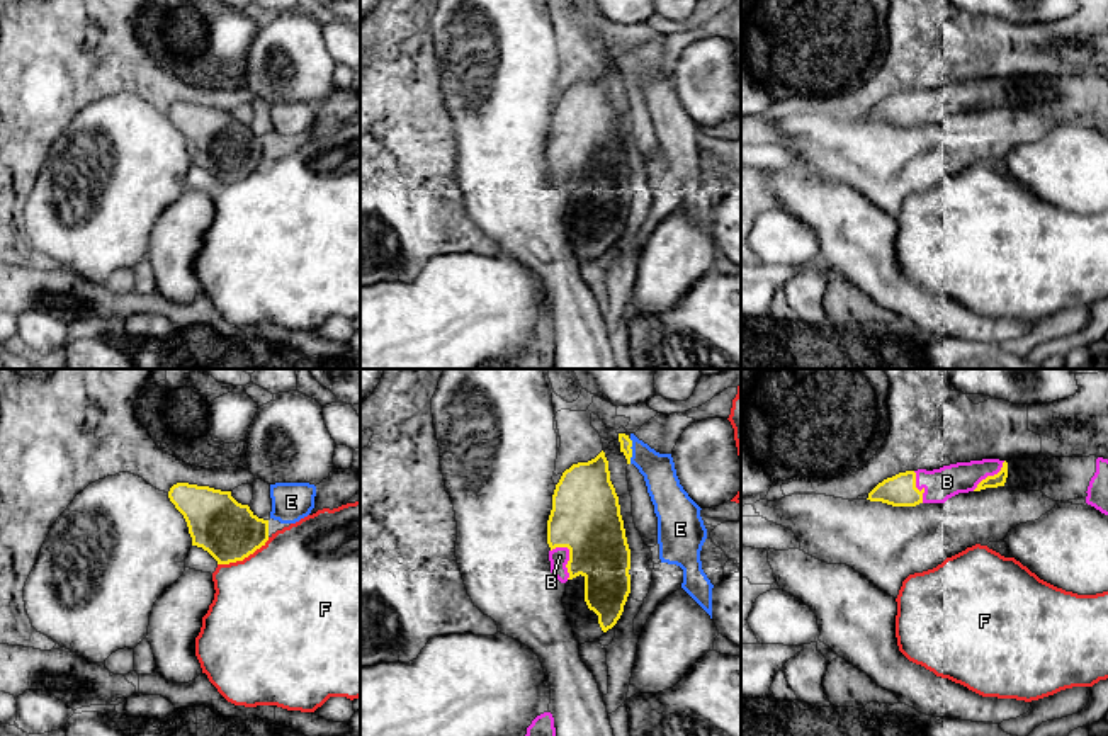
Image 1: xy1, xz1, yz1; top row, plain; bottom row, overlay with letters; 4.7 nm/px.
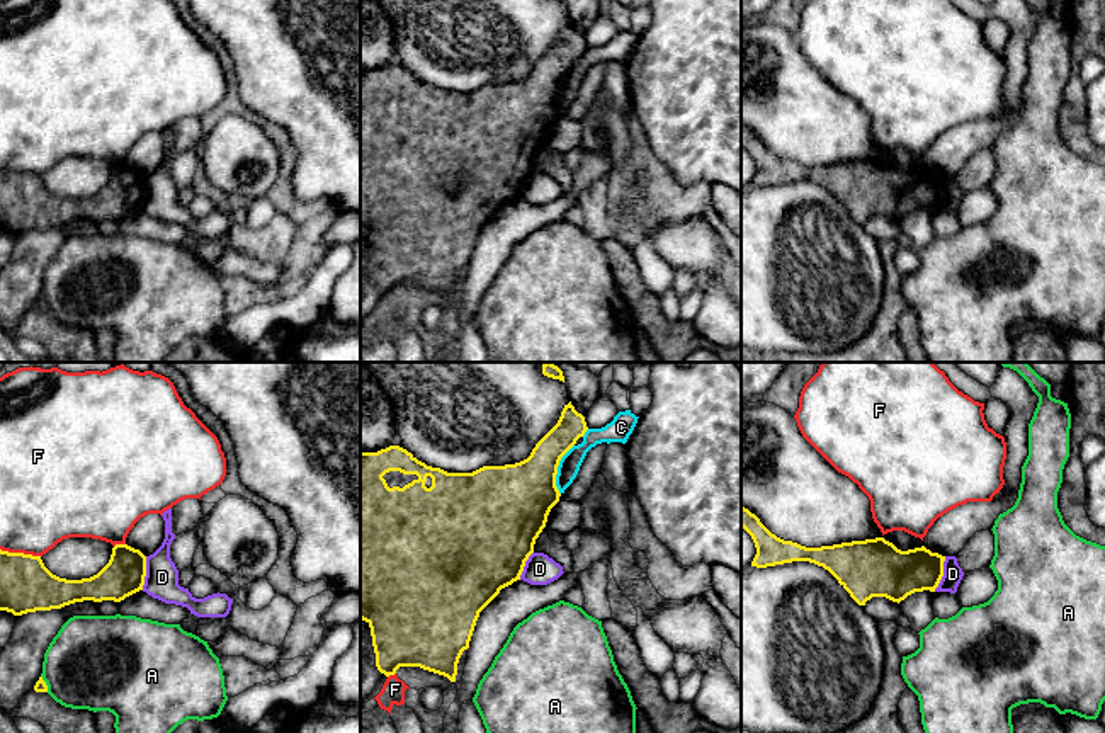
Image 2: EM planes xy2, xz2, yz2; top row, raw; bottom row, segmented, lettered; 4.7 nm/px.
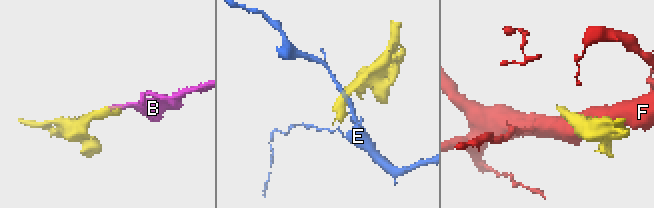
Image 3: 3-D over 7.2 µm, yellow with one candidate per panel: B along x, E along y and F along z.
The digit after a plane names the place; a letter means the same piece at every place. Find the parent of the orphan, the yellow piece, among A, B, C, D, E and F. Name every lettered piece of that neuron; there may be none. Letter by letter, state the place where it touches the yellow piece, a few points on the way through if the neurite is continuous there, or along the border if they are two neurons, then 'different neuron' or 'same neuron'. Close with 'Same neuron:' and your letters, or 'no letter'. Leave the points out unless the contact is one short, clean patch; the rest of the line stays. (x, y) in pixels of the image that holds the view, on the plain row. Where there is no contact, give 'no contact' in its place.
A: meets yellow in xy2 at (45, 303); different neuron
B: meets yellow in xz1 at (570, 177); same neuron
C: meets yellow in xz2 at (556, 89); border along xz2 (573, 63), (558, 85), (556, 107), (560, 113); different neuron
D: meets yellow in yz2 at (942, 193); border along yz2 (946, 176), (942, 198), (934, 210); different neuron
E: meets yellow in xz1 at (631, 70); border along xz1 (629, 58), (631, 82); different neuron
F: meets yellow in xy1 at (243, 177); different neuron
Same neuron: B

